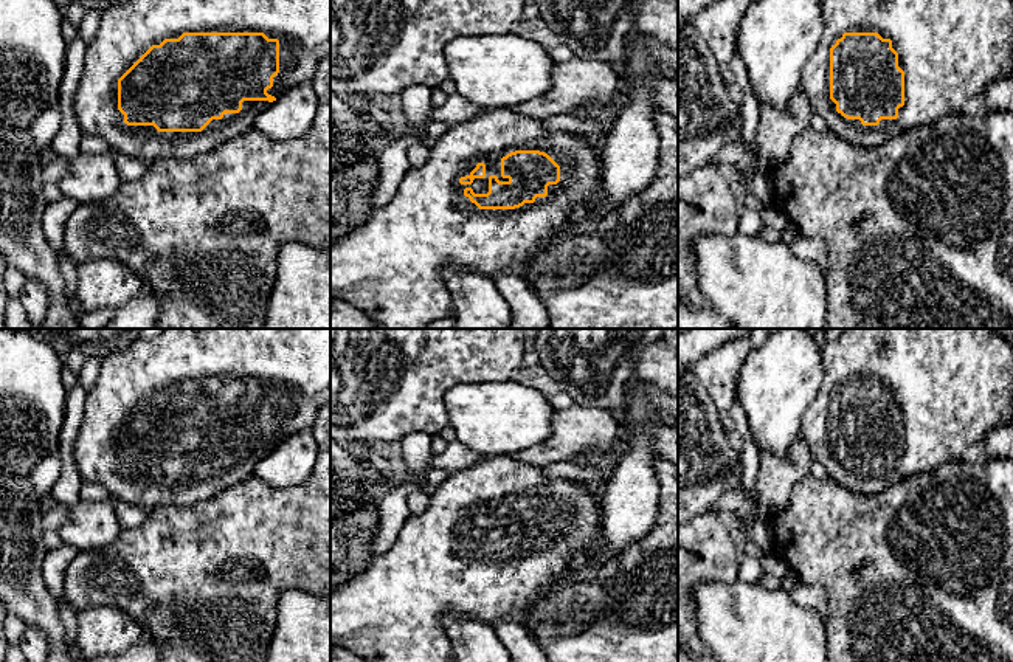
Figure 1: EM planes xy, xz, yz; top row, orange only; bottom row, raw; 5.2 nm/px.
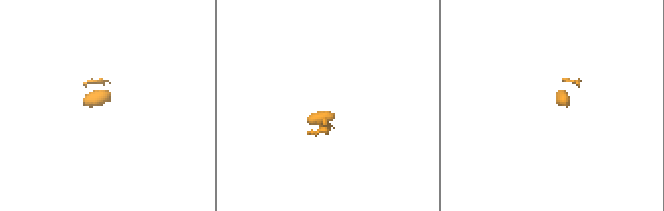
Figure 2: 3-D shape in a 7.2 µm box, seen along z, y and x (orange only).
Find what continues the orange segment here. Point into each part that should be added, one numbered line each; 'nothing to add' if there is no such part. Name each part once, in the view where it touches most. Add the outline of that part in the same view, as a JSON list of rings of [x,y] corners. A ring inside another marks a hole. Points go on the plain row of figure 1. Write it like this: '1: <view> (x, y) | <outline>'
1: xy (297, 360) | [[[166,329],[152,340],[135,333],[123,350],[101,360],[95,386],[87,392],[84,419],[73,445],[73,459],[82,484],[102,485],[112,499],[133,504],[150,512],[160,505],[188,507],[209,499],[254,474],[256,465],[271,451],[268,448],[244,448],[239,460],[225,460],[213,467],[202,479],[158,479],[154,473],[127,473],[118,457],[118,426],[152,394],[164,386],[178,386],[183,380],[264,380],[279,388],[279,420],[273,425],[268,442],[279,445],[292,434],[310,428],[318,411],[330,400],[330,329]]]

